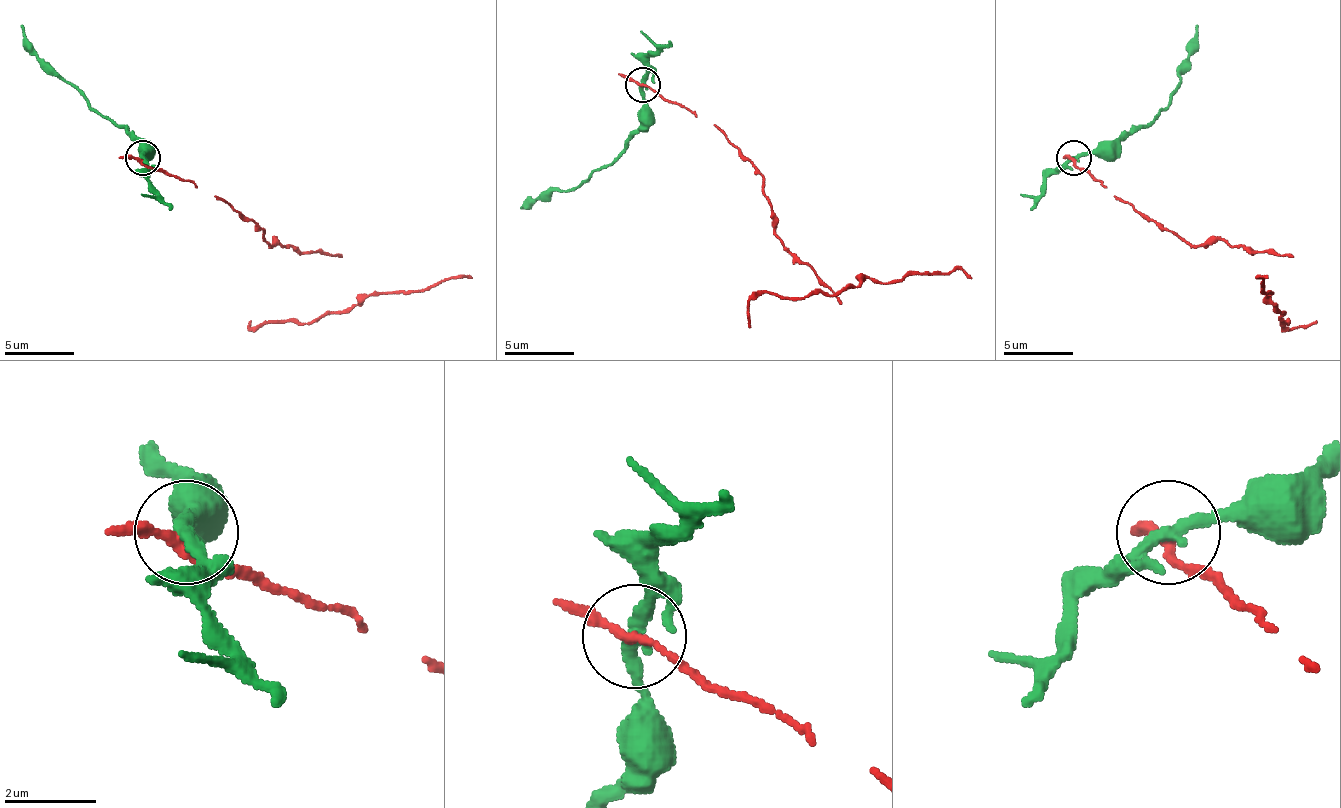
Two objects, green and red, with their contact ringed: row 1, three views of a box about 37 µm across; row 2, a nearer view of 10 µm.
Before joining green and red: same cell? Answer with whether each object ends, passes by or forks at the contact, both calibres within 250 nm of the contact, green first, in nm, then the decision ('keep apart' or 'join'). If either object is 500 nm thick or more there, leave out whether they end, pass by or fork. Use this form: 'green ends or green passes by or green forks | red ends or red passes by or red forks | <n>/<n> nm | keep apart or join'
green passes by | red passes by | 280/170 nm | keep apart

